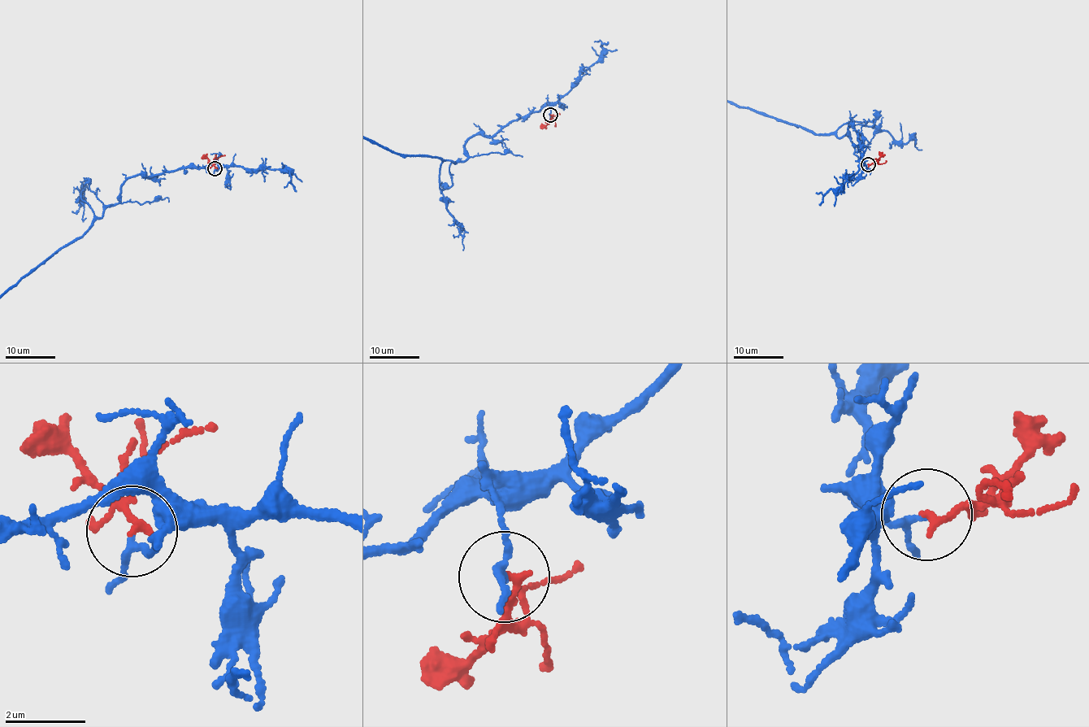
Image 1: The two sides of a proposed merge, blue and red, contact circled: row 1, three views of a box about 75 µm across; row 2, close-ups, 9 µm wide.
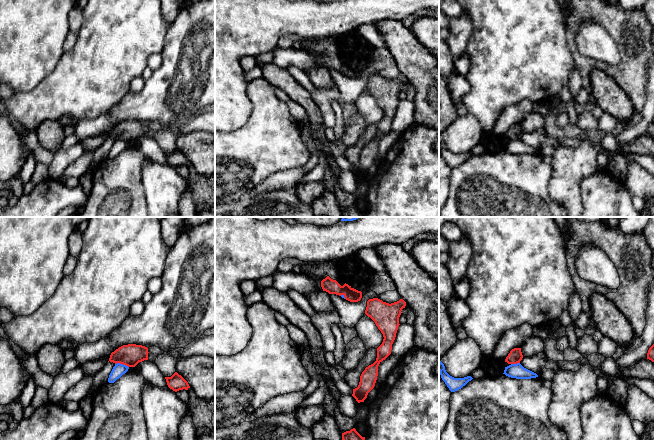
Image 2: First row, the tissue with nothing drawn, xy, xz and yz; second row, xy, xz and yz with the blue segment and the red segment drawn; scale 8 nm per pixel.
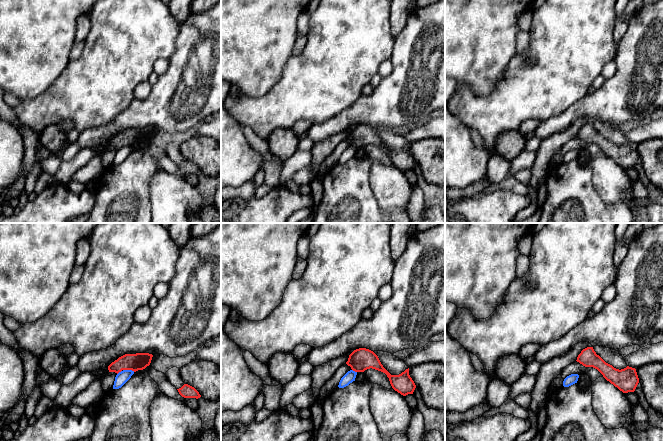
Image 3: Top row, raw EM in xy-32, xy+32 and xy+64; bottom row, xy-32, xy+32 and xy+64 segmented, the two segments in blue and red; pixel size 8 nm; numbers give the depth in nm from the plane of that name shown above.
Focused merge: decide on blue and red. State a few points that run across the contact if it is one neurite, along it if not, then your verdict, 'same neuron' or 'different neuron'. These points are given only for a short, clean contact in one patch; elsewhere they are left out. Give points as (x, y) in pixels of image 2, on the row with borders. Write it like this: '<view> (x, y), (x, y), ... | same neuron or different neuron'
xy (115, 363), (121, 363), (128, 367) | different neuron

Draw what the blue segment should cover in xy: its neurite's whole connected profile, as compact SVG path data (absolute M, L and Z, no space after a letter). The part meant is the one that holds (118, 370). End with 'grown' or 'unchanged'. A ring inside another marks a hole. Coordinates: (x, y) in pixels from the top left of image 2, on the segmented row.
M120 363L115 364L113 367L108 382L114 383L117 379L119 379L123 374L125 374L128 371L129 367Z; unchanged

